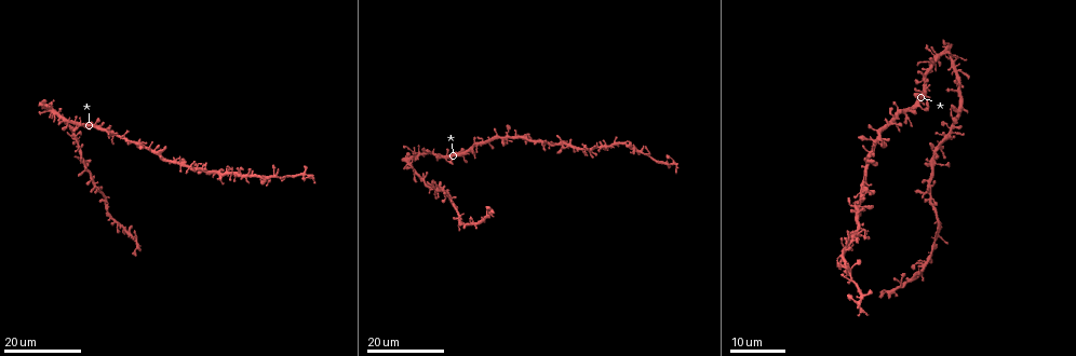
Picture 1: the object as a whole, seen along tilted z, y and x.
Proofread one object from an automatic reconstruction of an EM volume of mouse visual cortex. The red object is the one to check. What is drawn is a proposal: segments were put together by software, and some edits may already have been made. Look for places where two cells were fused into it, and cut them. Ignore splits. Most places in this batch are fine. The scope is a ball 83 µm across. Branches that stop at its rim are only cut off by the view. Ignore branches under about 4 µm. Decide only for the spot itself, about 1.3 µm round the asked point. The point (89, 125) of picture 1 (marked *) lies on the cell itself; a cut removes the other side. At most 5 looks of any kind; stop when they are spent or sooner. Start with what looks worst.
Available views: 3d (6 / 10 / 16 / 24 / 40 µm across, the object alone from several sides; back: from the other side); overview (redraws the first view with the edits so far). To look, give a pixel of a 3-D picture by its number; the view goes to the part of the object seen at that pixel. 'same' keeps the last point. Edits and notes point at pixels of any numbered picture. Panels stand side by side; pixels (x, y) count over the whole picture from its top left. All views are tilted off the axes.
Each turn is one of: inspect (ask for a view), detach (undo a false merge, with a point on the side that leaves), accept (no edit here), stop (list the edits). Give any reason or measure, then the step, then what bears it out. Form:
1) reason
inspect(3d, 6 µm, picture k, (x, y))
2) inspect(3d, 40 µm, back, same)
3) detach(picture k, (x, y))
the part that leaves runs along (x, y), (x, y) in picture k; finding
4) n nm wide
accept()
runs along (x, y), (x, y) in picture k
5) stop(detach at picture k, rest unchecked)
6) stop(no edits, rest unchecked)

small branch off a trunk
inspect(3d, 24 µm, picture 1, (904, 112))

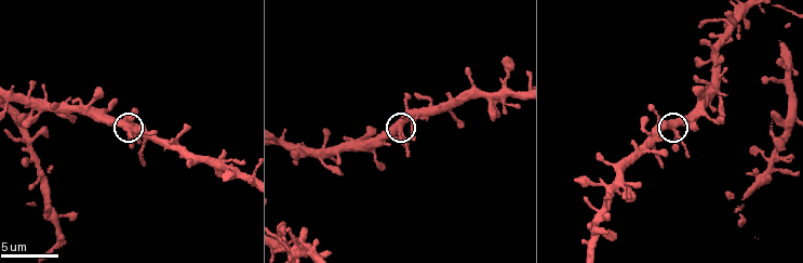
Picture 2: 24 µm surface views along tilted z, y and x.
closer look
inspect(3d, 6 µm, picture 2, (674, 129))

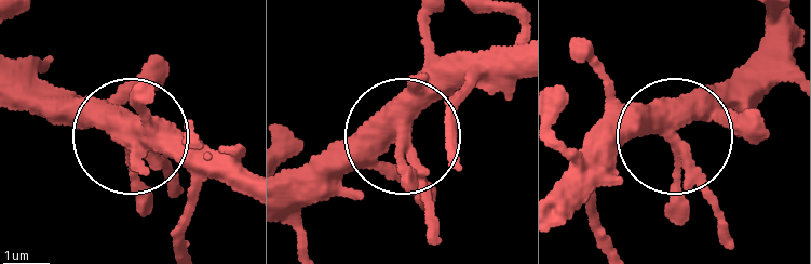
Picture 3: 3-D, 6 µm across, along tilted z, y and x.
accept()
runs along (286, 207), (396, 134), (436, 218) in picture 3; one cell here

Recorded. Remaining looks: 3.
four-way junction
inspect(3d, 16 µm, picture 1, (903, 282))

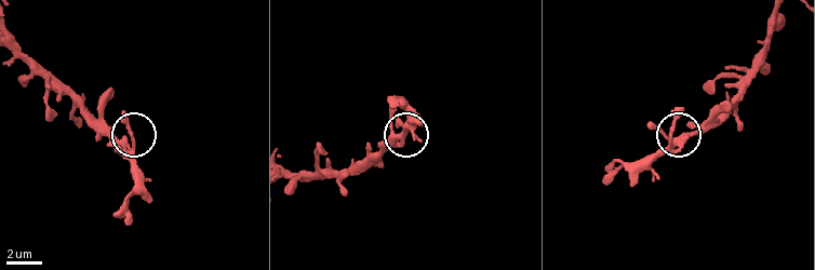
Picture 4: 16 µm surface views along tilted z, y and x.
inspect(3d, 10 µm, picture 4, (132, 145))

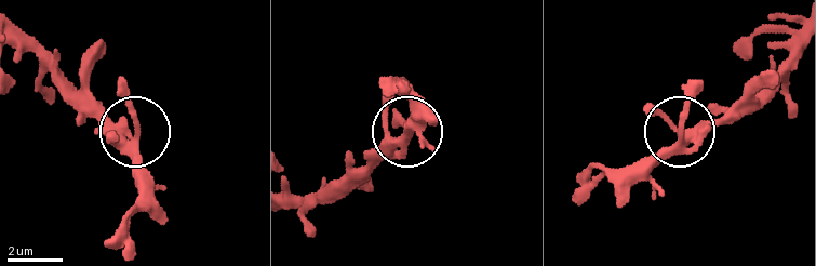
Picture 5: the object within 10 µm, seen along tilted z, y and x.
4 arms
accept()
one cell here

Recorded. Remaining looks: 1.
stop(no edits, rest unchecked)

